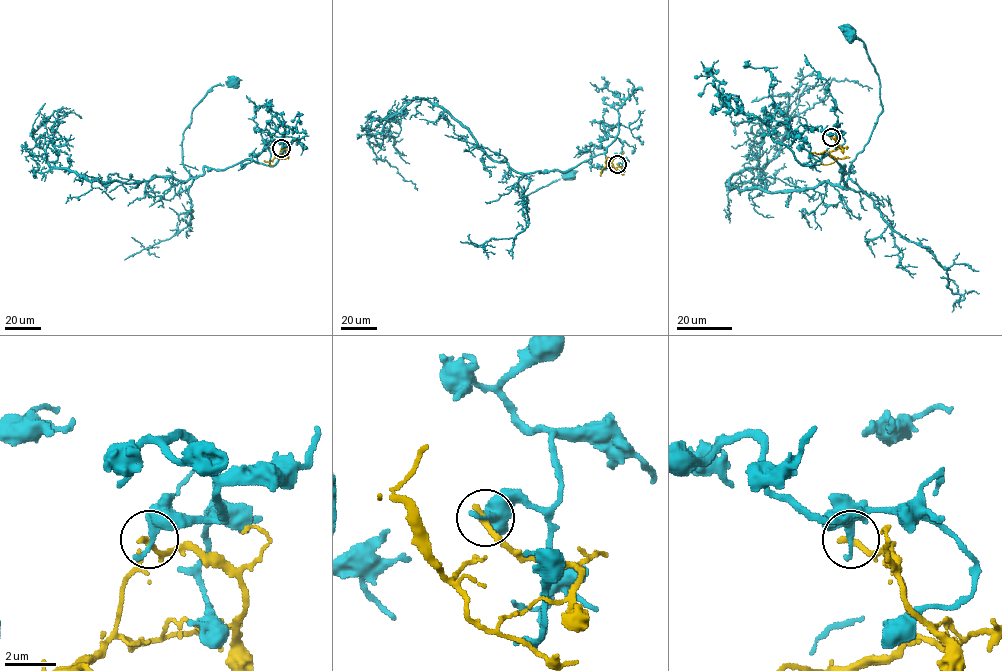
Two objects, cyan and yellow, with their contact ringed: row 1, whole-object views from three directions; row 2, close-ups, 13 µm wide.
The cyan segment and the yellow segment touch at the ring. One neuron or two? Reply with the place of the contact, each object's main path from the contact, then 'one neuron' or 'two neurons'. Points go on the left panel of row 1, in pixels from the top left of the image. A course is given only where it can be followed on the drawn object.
at (281, 148); cyan runs (281, 148), (271, 166), (244, 159), (190, 177), (182, 146), (192, 109), (215, 86), (232, 80); yellow runs (281, 148), (288, 153), (270, 161), (269, 165), (273, 165); two neurons

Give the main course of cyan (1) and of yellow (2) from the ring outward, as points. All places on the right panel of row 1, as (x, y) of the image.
1: (831, 137), (806, 129), (788, 148), (806, 165), (828, 155), (846, 183), (882, 110), (879, 77), (851, 31)
2: (831, 137), (843, 148), (829, 153), (834, 157), (833, 162), (820, 164)

